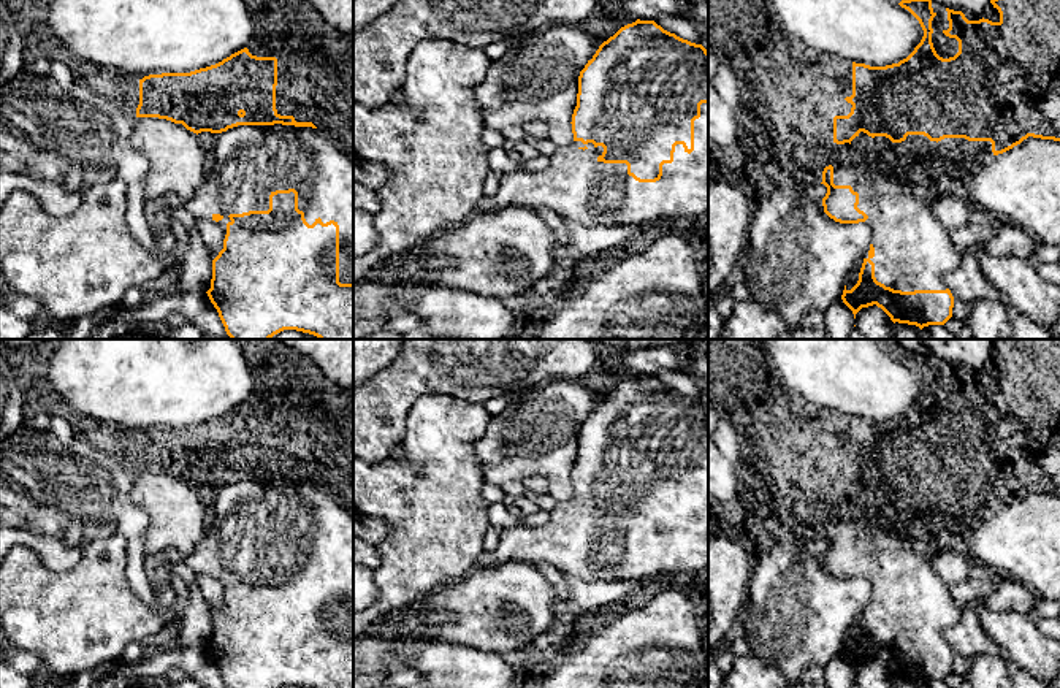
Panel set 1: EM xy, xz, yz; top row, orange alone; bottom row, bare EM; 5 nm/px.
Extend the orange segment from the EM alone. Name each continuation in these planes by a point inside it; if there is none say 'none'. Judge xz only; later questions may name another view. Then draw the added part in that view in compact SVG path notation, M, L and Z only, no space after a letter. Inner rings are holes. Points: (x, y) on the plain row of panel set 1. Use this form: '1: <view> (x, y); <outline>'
1: xz (575, 541); M708 458L700 460L700 472L694 476L694 506L688 509L683 499L677 499L673 517L662 520L662 531L656 537L635 536L627 529L626 518L599 517L602 507L604 503L593 498L558 501L545 525L504 529L499 544L485 550L471 571L520 561L531 566L550 564L586 582L651 580L672 574L692 577L708 571Z

